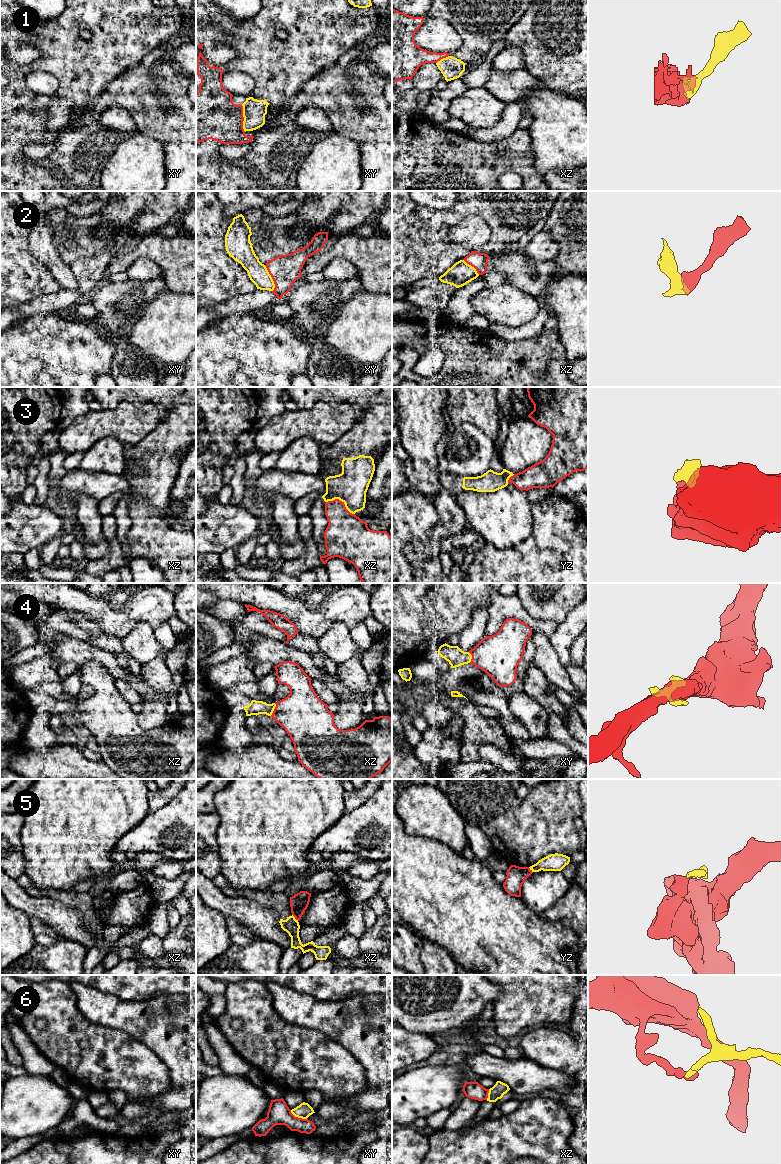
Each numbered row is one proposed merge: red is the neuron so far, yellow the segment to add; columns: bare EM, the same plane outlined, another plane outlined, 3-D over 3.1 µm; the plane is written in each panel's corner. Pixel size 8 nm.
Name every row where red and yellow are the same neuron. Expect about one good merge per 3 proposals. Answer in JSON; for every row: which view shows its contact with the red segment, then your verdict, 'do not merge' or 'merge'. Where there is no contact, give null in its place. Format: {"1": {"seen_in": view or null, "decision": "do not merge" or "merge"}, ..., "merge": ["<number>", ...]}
{"1": {"seen_in": "xy", "decision": "do not merge"}, "2": {"seen_in": "xy", "decision": "do not merge"}, "3": {"seen_in": "xz", "decision": "merge"}, "4": {"seen_in": "xz", "decision": "merge"}, "5": {"seen_in": "xz", "decision": "do not merge"}, "6": {"seen_in": "xy", "decision": "do not merge"}, "merge": ["3", "4"]}

